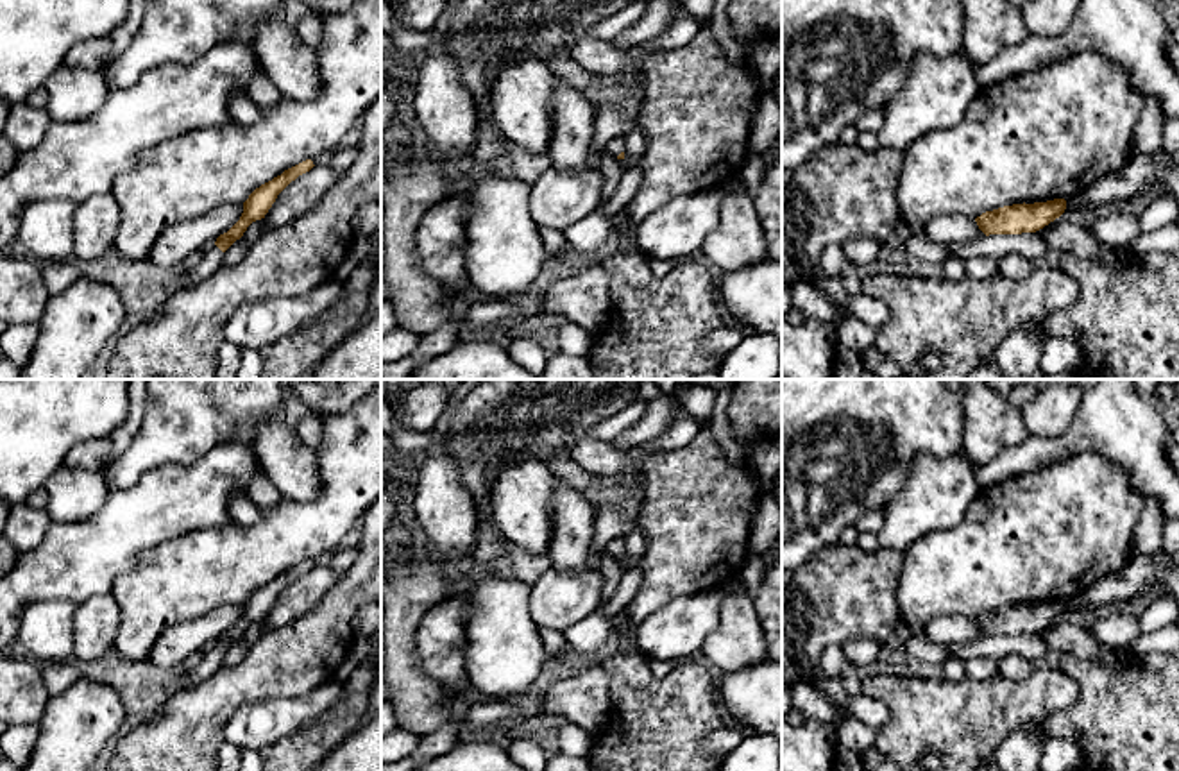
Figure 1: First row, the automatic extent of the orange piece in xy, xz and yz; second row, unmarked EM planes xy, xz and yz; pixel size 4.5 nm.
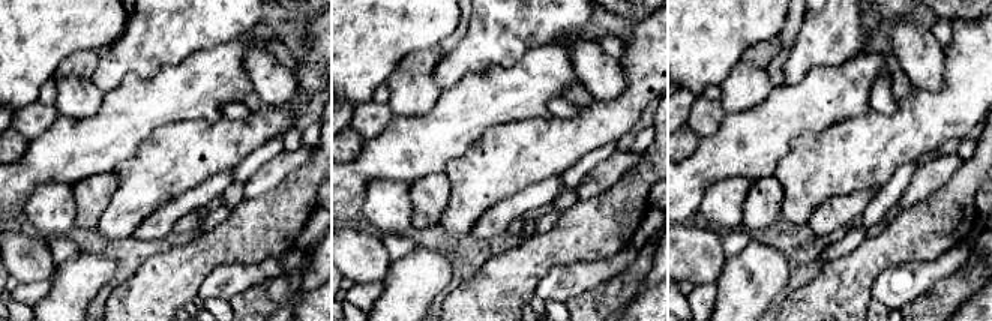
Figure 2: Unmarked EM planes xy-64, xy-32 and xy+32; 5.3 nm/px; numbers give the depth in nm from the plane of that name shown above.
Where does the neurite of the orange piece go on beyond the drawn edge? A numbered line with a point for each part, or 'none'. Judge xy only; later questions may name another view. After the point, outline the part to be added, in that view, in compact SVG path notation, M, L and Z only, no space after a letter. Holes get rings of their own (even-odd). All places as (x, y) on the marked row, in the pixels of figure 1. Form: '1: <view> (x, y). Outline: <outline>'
1: xy (213, 258). Outline: M213 243L204 258L184 275L181 288L193 286L208 279L215 270L224 265L224 252Z

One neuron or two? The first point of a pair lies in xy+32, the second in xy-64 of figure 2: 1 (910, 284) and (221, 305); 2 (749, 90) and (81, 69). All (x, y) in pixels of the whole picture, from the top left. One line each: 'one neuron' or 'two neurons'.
1: two neurons
2: two neurons

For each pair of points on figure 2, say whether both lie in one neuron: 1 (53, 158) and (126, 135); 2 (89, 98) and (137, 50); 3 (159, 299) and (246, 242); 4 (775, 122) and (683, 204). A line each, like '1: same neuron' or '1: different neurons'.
1: same neuron
2: different neurons
3: same neuron
4: same neuron

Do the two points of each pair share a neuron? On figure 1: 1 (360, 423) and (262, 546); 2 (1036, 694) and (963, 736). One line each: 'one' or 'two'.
1: one
2: one

